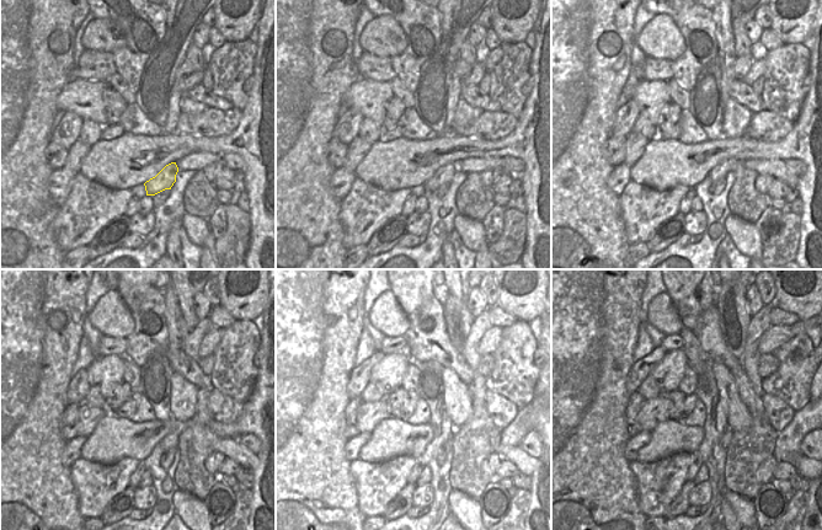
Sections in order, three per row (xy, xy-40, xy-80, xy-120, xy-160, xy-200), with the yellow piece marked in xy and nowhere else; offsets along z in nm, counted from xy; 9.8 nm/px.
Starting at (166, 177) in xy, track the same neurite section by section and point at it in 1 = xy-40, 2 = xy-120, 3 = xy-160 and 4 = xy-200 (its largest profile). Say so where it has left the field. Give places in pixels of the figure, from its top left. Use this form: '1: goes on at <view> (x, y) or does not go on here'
1: goes on at xy-40 (444, 175)
2: goes on at xy-120 (171, 440)
3: goes on at xy-160 (447, 429)
4: goes on at xy-200 (721, 407)

